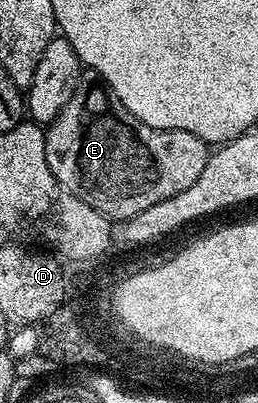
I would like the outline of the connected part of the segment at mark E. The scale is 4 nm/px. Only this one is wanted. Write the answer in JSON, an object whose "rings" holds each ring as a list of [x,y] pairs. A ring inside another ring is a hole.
{"rings":[[[85,83],[76,89],[74,98],[62,106],[62,110],[51,124],[47,125],[46,162],[58,178],[58,182],[70,194],[82,198],[94,210],[103,216],[115,218],[117,221],[128,220],[134,214],[146,210],[146,206],[154,206],[154,202],[162,202],[166,198],[174,198],[174,194],[182,194],[186,186],[191,186],[202,174],[202,166],[206,166],[210,155],[209,145],[199,140],[194,134],[182,130],[170,130],[146,126],[120,99],[108,91],[103,83]]]}

